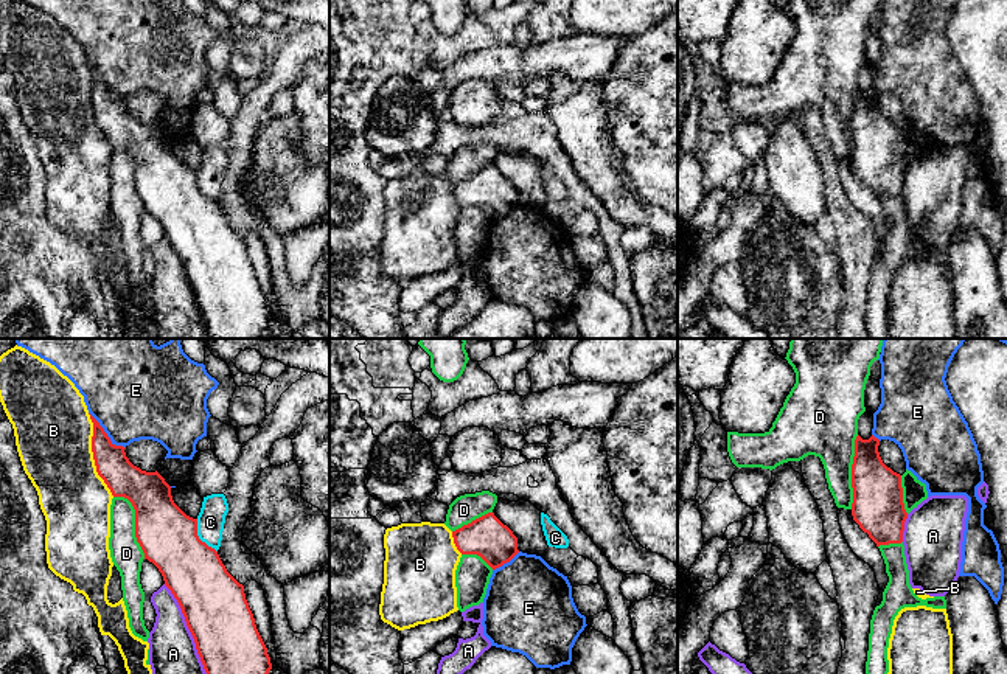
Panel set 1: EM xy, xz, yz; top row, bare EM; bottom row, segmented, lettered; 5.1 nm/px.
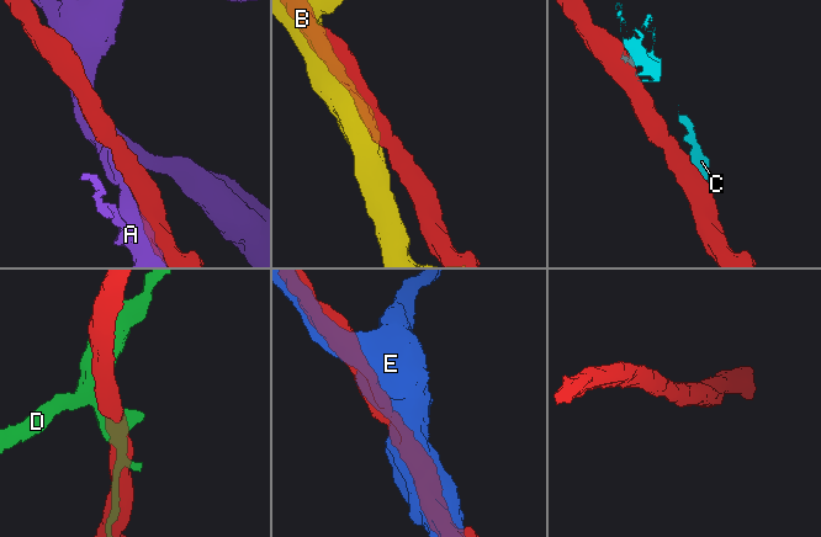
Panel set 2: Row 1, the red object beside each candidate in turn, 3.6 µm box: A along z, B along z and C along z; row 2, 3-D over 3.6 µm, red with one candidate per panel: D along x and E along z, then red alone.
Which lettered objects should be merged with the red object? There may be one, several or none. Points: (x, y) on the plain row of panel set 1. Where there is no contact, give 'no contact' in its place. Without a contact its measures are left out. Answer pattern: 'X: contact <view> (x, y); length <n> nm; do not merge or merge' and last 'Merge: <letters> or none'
A: contact xy (191, 286); length 600 nm; do not merge
B: contact xy (94, 107); length 460 nm; do not merge
C: contact xy (198, 190); length 200 nm; do not merge
D: contact yz (852, 125); length 380 nm; do not merge
E: contact xy (106, 86); length 260 nm; do not merge
Merge: none

